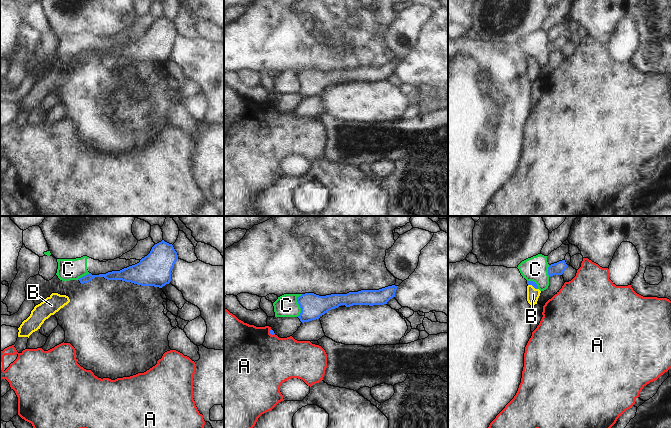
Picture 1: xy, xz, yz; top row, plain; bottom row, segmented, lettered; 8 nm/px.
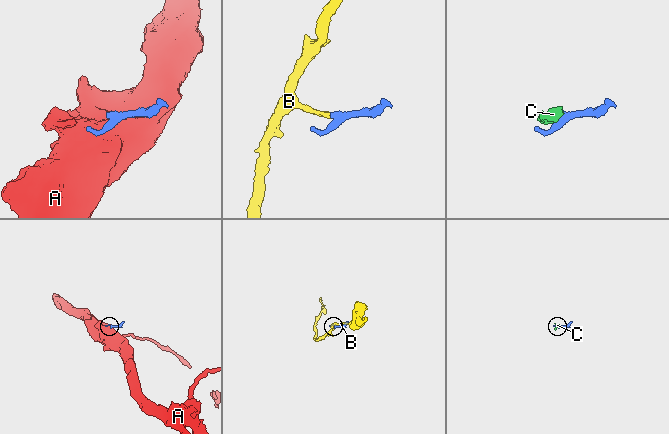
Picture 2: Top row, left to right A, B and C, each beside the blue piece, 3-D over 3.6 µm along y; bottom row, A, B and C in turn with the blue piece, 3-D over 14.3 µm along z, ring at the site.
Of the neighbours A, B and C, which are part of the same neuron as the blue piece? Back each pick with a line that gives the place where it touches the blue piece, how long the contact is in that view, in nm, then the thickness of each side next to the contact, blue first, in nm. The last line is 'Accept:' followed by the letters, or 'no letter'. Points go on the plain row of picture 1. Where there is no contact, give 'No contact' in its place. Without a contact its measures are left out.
B: Touches blue at yz (533, 62). Shared border 90 nm. Thickness 40 nm (blue) against 100 nm
Accept: B

